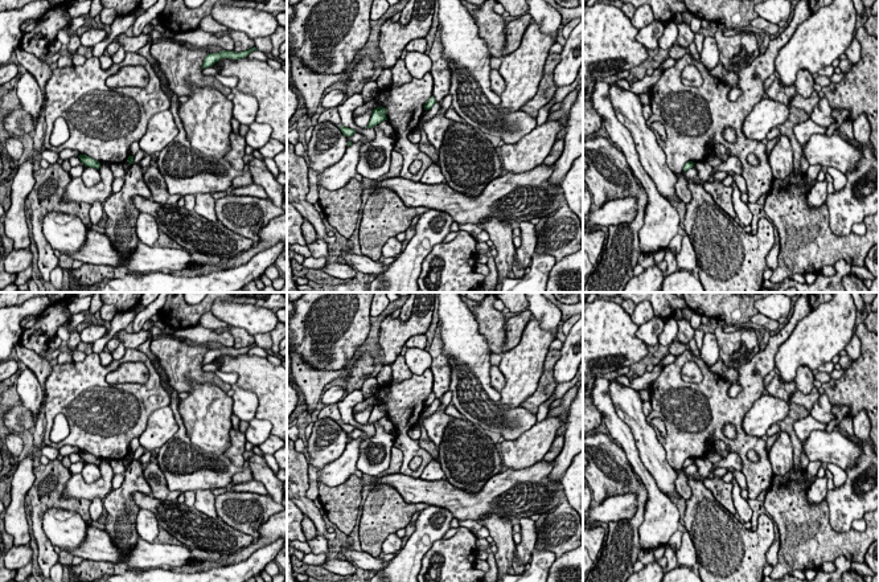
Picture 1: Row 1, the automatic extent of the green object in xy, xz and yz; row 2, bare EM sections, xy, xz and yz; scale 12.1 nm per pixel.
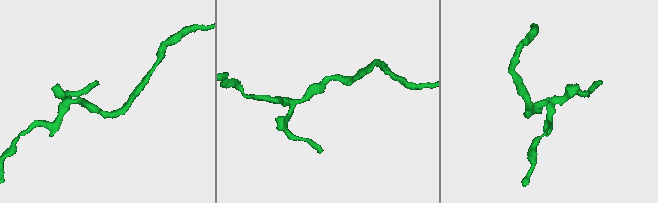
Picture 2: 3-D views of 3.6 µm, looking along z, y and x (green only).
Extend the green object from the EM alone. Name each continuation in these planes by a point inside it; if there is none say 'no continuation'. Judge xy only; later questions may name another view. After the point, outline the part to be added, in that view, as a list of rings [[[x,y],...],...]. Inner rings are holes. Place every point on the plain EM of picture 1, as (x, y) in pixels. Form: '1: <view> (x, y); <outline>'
no continuation

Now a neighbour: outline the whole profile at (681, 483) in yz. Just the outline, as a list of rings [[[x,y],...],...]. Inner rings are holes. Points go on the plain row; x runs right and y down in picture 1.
[[[675,470],[677,471],[677,479],[674,481],[675,491],[681,497],[685,500],[689,500],[691,497],[691,488],[689,485],[689,475],[685,474],[682,470]]]

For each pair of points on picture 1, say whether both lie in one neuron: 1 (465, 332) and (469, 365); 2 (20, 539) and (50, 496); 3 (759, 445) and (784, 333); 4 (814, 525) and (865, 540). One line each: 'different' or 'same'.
1: same
2: different
3: same
4: same

